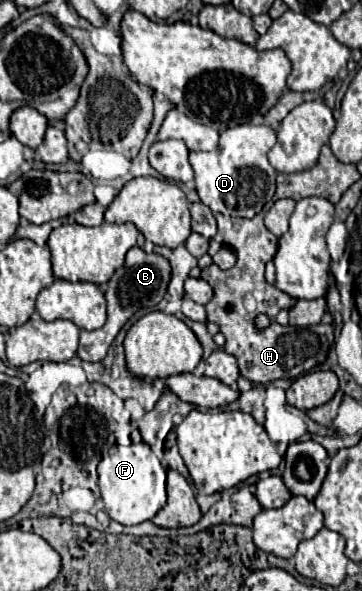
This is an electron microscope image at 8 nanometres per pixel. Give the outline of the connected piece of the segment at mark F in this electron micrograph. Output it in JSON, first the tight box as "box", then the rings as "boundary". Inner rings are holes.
{"box":[97,443,165,525],"boundary":[[[133,443],[127,447],[115,445],[109,455],[97,467],[99,471],[99,489],[105,503],[107,515],[123,525],[139,525],[147,519],[153,519],[157,511],[165,505],[165,469],[161,461],[153,455],[151,447],[145,443]]]}

